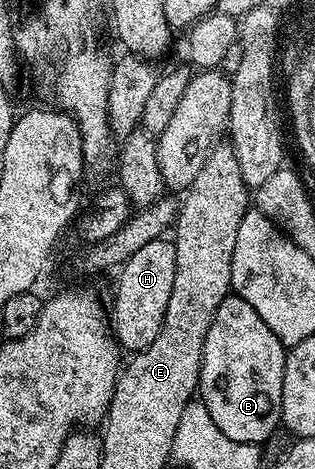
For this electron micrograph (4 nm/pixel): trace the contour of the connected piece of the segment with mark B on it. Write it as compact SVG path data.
M229 294L217 306L209 334L205 334L197 396L225 438L263 446L275 431L280 431L281 382L287 354L277 334L265 326L261 314L245 298Z

